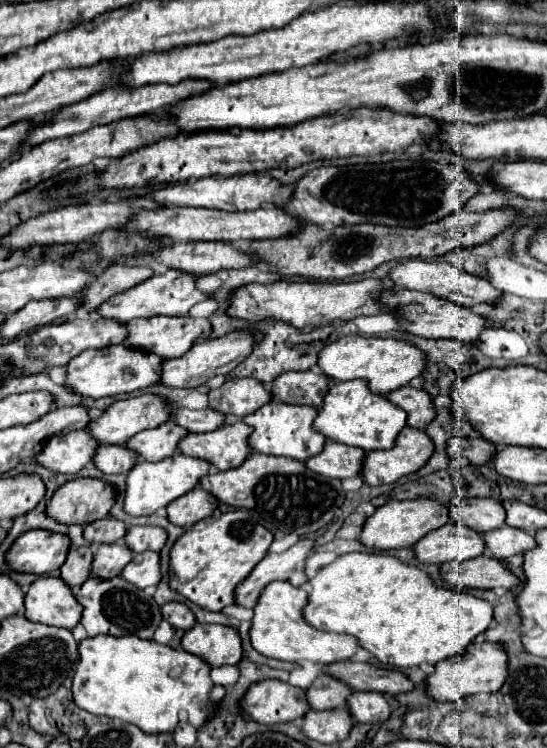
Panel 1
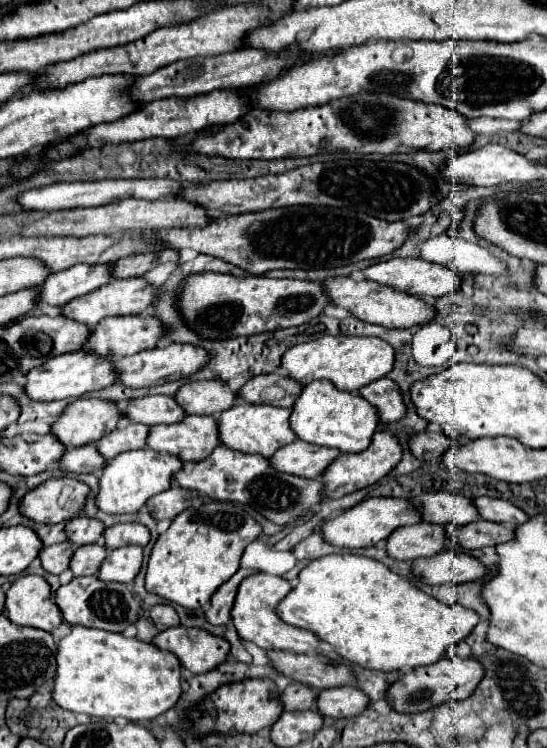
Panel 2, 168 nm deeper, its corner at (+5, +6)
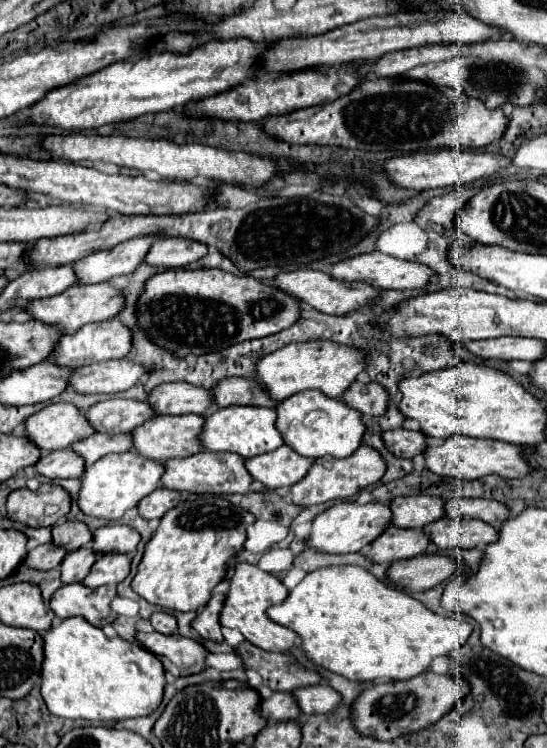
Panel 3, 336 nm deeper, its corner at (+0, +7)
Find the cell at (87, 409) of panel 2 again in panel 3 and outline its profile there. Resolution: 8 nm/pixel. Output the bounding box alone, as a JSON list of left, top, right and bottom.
[25,403,93,451]

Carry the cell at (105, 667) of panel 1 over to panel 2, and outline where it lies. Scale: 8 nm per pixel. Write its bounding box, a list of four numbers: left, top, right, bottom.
[54,626,182,722]

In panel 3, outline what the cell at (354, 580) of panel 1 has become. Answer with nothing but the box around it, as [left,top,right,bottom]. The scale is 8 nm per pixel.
[267,565,473,683]

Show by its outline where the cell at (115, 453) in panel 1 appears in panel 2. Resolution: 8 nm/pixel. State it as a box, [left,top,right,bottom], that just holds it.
[60,444,106,474]

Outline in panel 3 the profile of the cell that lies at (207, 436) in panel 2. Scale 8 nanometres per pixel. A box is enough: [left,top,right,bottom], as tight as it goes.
[131,415,205,461]

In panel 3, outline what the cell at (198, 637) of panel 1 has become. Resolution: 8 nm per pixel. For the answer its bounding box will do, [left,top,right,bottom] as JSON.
[135,631,207,677]

